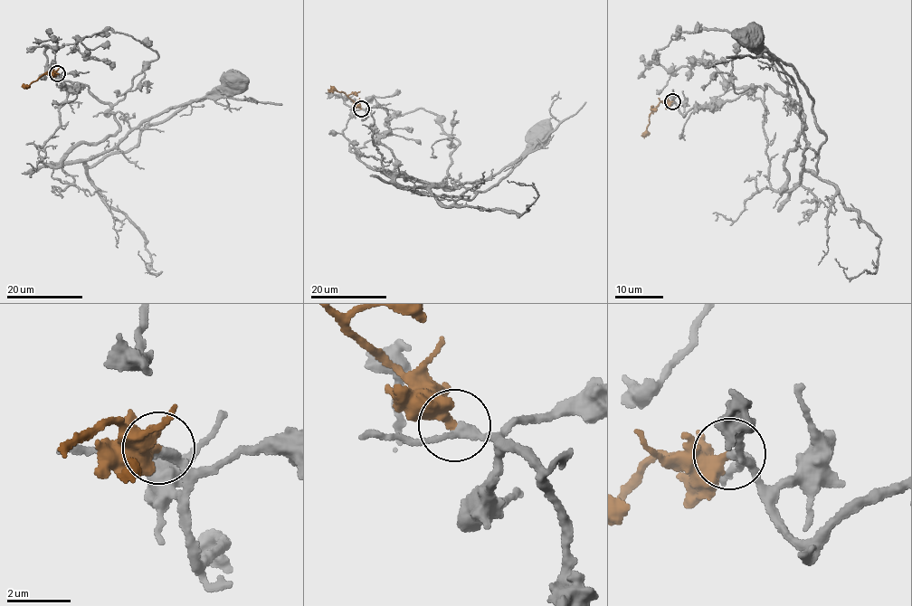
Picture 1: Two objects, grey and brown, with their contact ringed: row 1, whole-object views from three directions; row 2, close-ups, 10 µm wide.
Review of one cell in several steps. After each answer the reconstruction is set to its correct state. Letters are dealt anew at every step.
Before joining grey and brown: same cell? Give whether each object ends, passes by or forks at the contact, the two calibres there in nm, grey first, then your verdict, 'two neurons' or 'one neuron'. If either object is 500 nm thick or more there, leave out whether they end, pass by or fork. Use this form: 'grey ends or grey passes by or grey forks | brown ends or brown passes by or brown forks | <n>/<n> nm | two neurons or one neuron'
grey passes by | brown ends | 240/420 nm | one neuron

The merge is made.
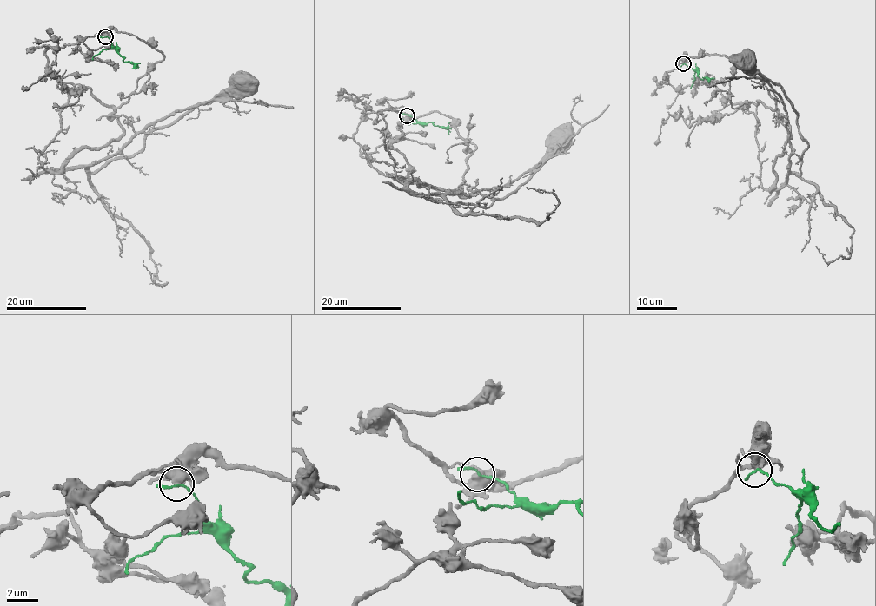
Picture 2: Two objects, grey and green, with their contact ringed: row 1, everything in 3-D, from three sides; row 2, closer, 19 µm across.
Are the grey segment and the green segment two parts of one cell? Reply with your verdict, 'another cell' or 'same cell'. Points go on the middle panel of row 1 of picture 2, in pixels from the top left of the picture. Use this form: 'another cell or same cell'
another cell

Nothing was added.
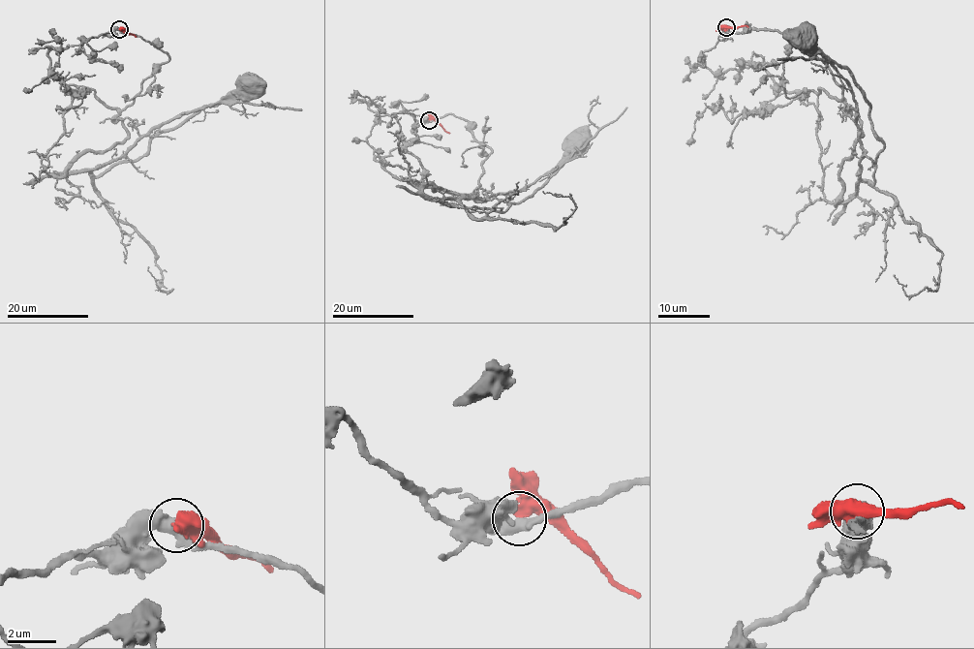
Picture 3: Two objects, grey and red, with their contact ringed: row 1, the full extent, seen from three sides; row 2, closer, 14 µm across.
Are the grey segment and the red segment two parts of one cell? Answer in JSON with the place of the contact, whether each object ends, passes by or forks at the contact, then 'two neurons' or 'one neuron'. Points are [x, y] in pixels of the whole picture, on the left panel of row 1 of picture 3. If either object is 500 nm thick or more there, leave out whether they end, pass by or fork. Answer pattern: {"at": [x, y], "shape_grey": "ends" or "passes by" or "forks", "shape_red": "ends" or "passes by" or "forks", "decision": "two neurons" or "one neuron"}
{"at": [119, 29], "shape_grey": "passes by", "shape_red": "passes by", "decision": "two neurons"}

